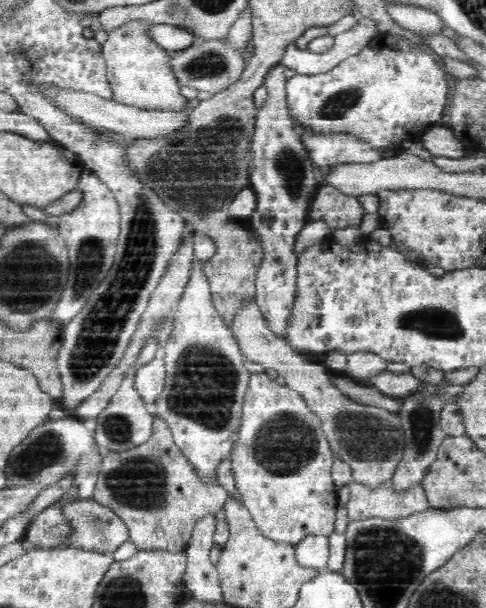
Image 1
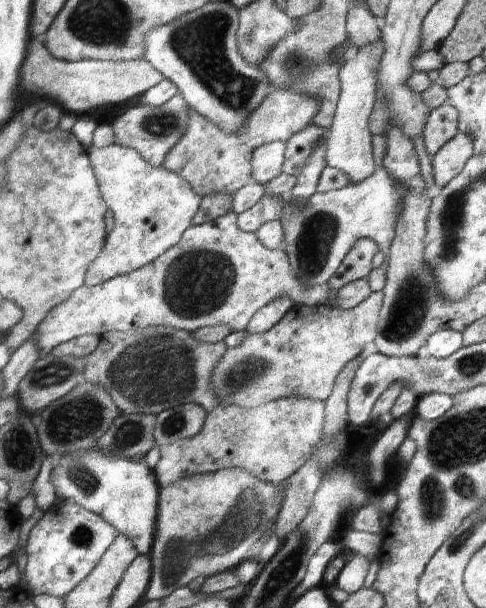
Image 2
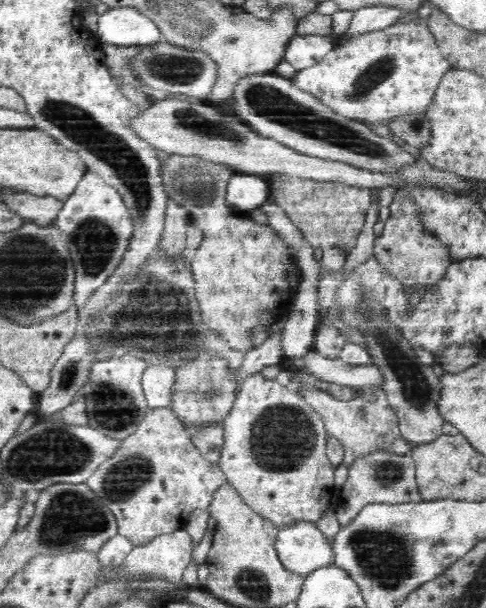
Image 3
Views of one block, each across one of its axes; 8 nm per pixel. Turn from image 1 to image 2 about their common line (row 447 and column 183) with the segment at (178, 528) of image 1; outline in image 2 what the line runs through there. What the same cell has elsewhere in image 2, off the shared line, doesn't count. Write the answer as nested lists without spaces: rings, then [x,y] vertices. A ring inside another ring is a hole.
[[[287,90],[270,91],[257,110],[250,114],[246,125],[238,134],[230,134],[226,128],[214,124],[214,120],[202,116],[192,108],[192,124],[188,134],[170,152],[166,168],[185,176],[197,189],[202,198],[218,194],[235,194],[238,188],[252,182],[250,180],[250,154],[254,154],[262,144],[272,141],[287,141],[293,135],[310,126],[318,112],[317,100],[313,96]]]

